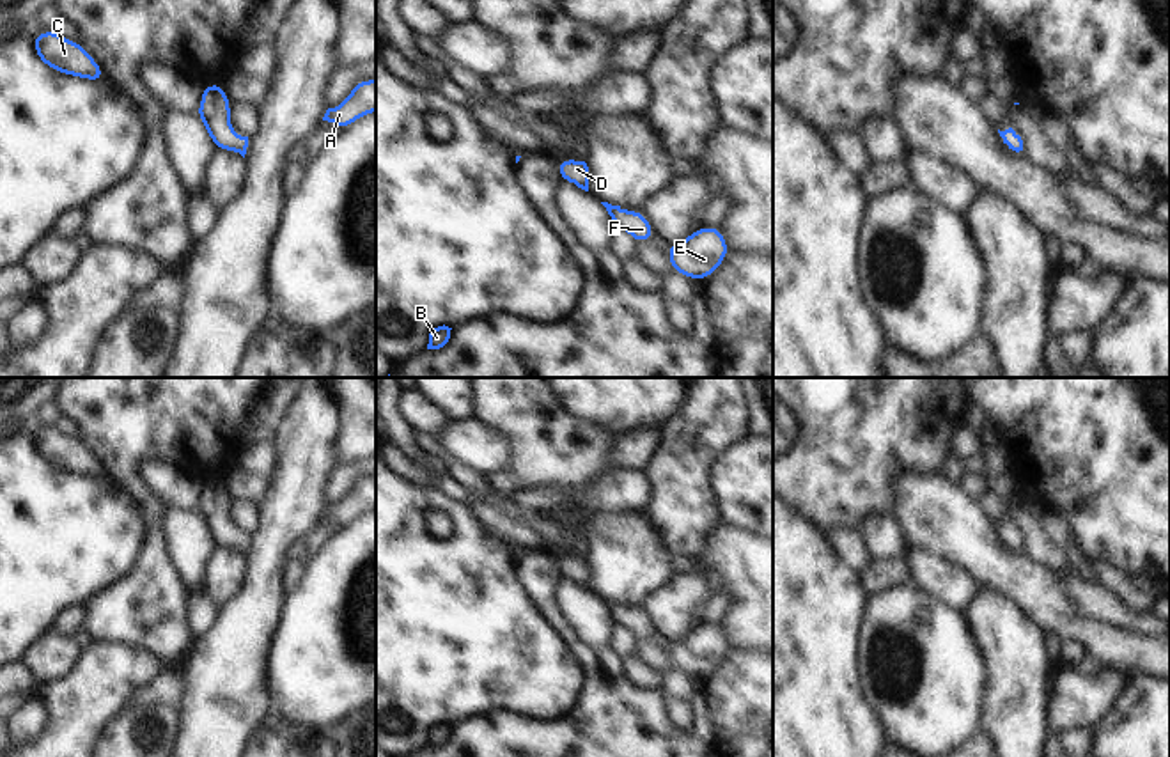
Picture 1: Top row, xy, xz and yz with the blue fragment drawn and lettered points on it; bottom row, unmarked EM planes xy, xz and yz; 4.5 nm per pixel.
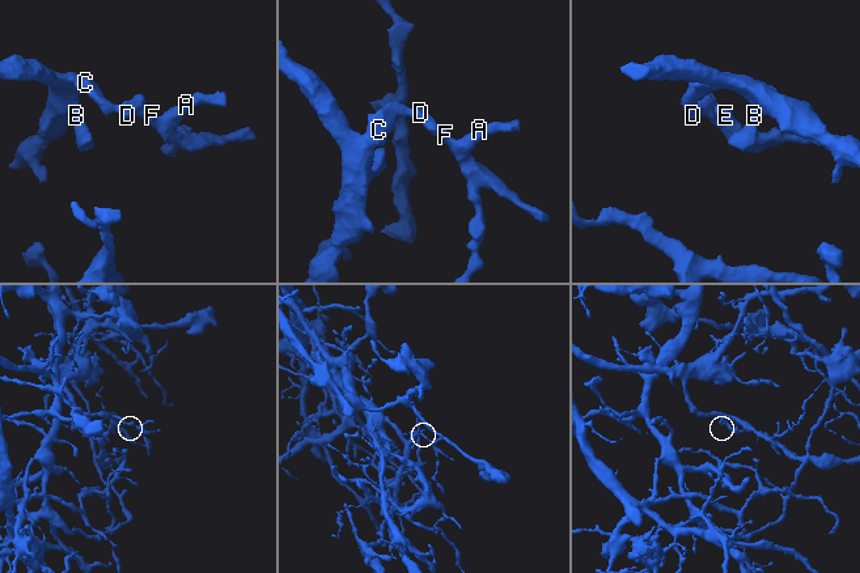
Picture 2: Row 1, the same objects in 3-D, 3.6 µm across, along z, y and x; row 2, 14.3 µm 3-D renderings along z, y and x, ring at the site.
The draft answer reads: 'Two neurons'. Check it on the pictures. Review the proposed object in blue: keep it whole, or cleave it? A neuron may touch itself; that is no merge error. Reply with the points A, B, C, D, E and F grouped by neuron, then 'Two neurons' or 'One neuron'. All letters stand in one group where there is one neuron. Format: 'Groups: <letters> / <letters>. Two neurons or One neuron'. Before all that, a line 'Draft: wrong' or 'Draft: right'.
Draft: wrong
Groups: A B C D E F. One neuron

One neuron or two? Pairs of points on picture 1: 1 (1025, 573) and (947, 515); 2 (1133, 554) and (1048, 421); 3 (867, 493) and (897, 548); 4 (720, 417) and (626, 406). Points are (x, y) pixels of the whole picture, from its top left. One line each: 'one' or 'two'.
1: one
2: one
3: two
4: two

